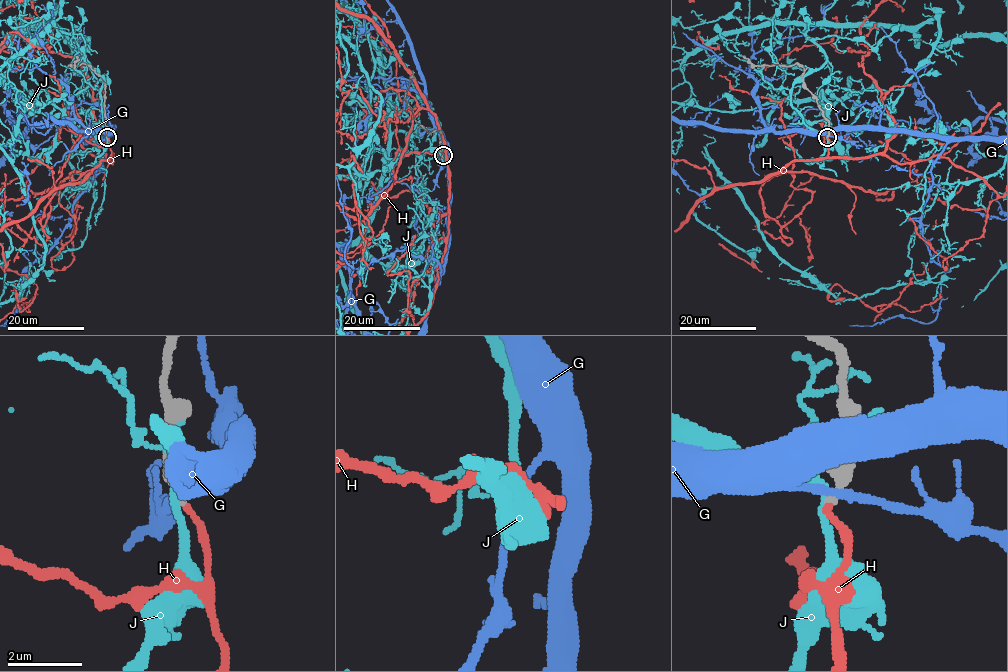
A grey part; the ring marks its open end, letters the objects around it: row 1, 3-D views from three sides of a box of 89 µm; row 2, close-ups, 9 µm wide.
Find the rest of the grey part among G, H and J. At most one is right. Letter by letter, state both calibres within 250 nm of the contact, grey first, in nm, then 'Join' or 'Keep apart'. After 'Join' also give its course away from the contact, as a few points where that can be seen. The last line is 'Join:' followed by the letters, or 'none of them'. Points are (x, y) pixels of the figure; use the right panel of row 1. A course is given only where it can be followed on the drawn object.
G: Thickness 400 nm (grey) against 190 nm. Keep apart
H: Thickness 280 nm (grey) against 140 nm. Join
J: Thickness 340 nm (grey) against 200 nm. Keep apart
Join: H

